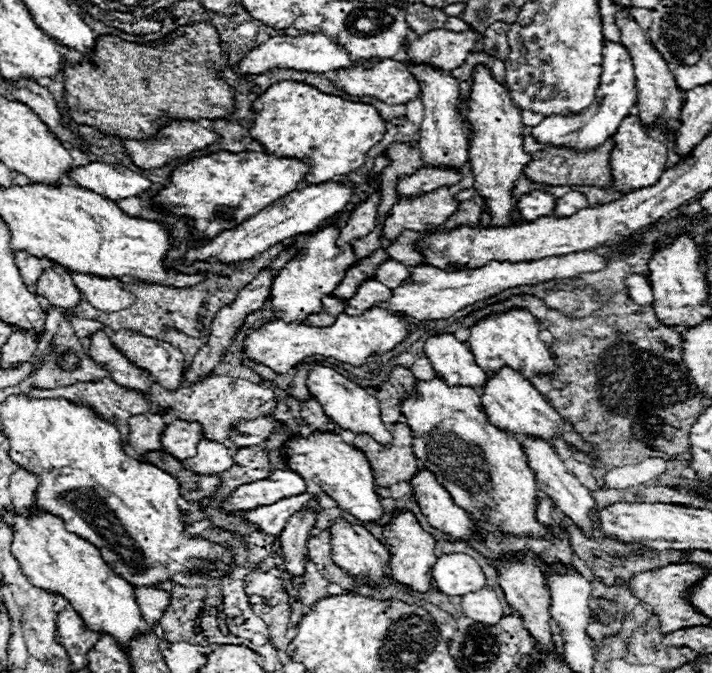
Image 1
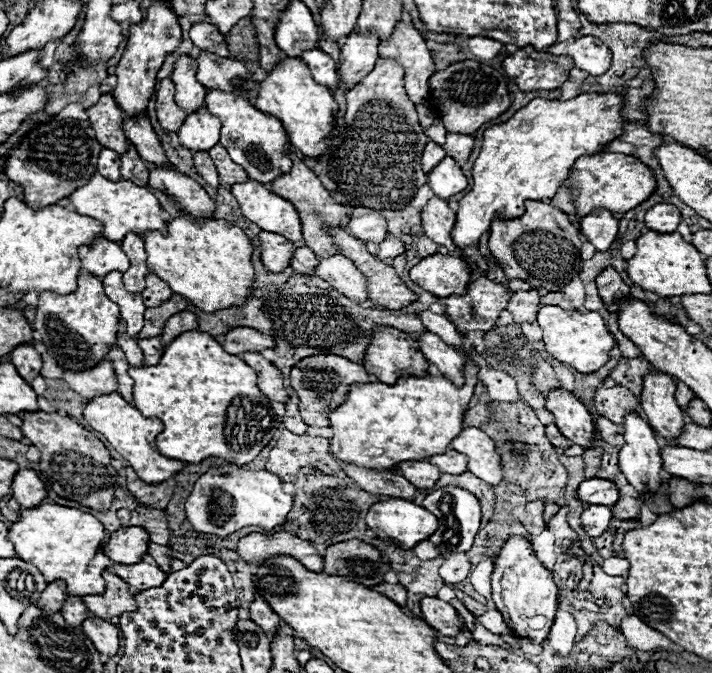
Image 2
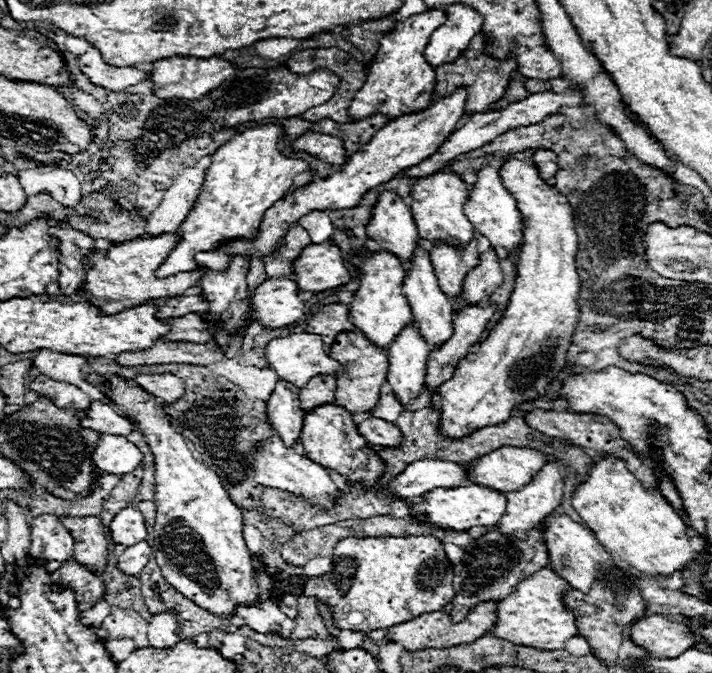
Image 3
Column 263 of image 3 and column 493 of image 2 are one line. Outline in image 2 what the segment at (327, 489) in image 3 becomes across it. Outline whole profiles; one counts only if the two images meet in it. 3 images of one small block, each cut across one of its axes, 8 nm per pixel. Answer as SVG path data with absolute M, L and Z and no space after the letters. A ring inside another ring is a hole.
M466 428L458 438L450 442L450 448L468 456L468 470L482 478L488 484L498 484L500 474L500 456L496 454L496 446L492 438L488 438L480 428Z

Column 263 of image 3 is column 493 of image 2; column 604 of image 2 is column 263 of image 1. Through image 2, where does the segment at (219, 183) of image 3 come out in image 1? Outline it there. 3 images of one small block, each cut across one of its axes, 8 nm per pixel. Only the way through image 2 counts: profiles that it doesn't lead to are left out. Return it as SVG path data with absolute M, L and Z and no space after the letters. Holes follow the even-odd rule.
M282 80L272 84L260 98L254 102L254 126L250 134L254 140L258 140L268 154L276 156L290 156L298 158L308 164L308 184L318 184L318 182L328 182L334 176L348 174L356 168L360 168L366 162L368 150L378 144L384 134L386 134L386 122L382 120L380 112L370 106L370 104L360 104L360 102L350 102L340 96L332 96L326 92L320 92L318 88L306 84L306 82L292 82L292 80Z

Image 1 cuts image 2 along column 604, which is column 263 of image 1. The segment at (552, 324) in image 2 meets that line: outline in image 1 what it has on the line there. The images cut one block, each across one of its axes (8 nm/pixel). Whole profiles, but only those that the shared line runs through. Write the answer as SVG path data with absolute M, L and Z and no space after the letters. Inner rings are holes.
M372 308L362 316L348 316L340 314L336 322L328 328L304 326L304 324L286 324L282 320L268 320L258 330L248 330L246 338L246 356L258 364L270 366L276 374L286 374L296 364L304 362L310 356L322 354L326 358L334 358L338 362L350 366L362 366L372 354L386 354L402 340L410 336L408 326L412 324L410 318L392 314L382 308Z

